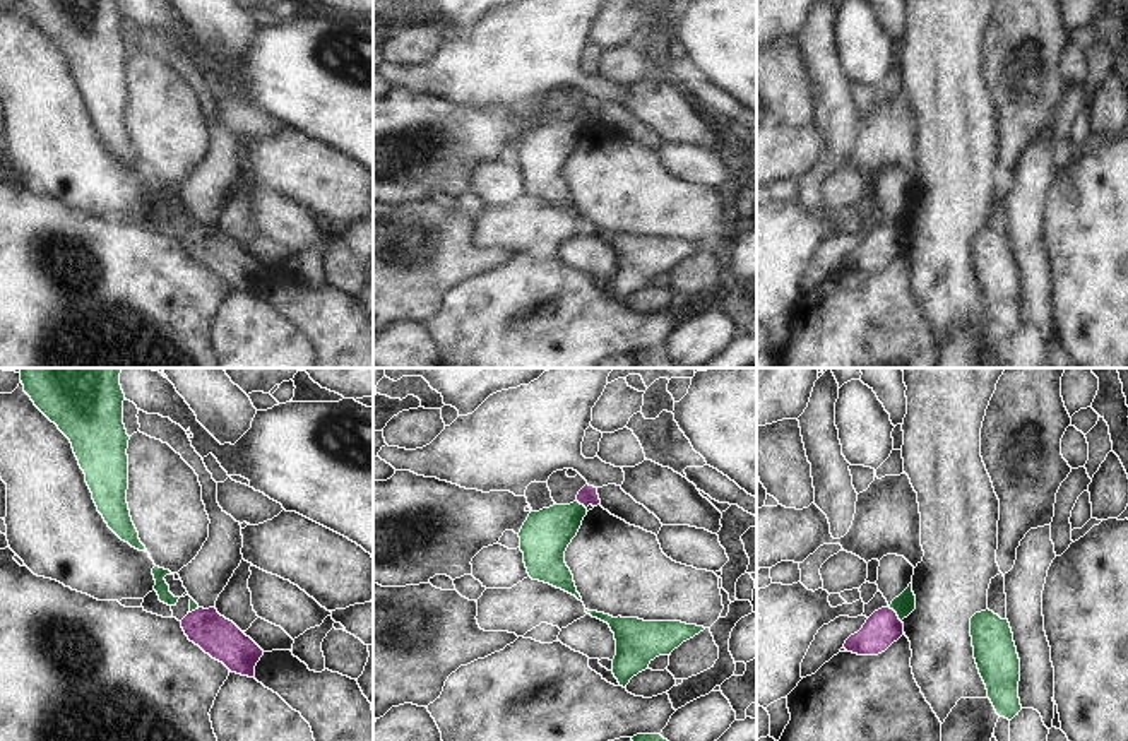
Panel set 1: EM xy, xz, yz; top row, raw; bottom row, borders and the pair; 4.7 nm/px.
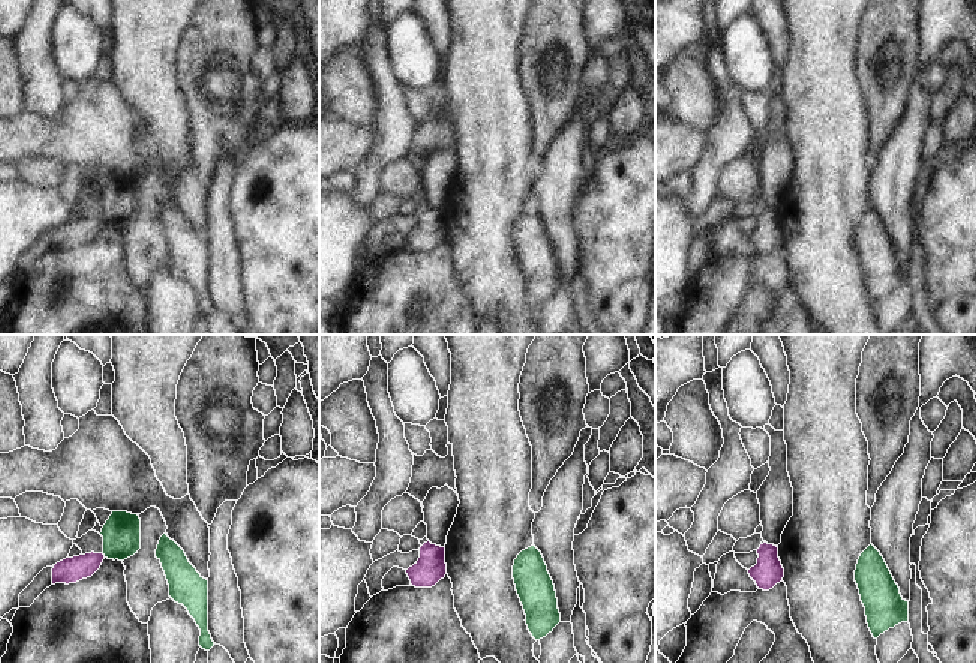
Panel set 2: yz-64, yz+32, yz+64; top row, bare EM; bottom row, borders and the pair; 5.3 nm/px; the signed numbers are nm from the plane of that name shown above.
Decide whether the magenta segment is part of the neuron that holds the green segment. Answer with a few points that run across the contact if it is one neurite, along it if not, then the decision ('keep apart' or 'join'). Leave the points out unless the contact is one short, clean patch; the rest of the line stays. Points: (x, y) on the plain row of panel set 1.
line yz (889, 225), (901, 238); keep apart

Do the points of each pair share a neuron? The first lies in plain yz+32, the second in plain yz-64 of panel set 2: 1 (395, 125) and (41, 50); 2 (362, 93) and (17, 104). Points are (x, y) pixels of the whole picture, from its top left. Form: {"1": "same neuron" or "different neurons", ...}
{"1": "same neuron", "2": "same neuron"}

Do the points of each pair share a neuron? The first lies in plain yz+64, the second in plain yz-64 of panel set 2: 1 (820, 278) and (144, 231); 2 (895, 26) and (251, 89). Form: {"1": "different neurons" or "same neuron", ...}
{"1": "same neuron", "2": "same neuron"}

